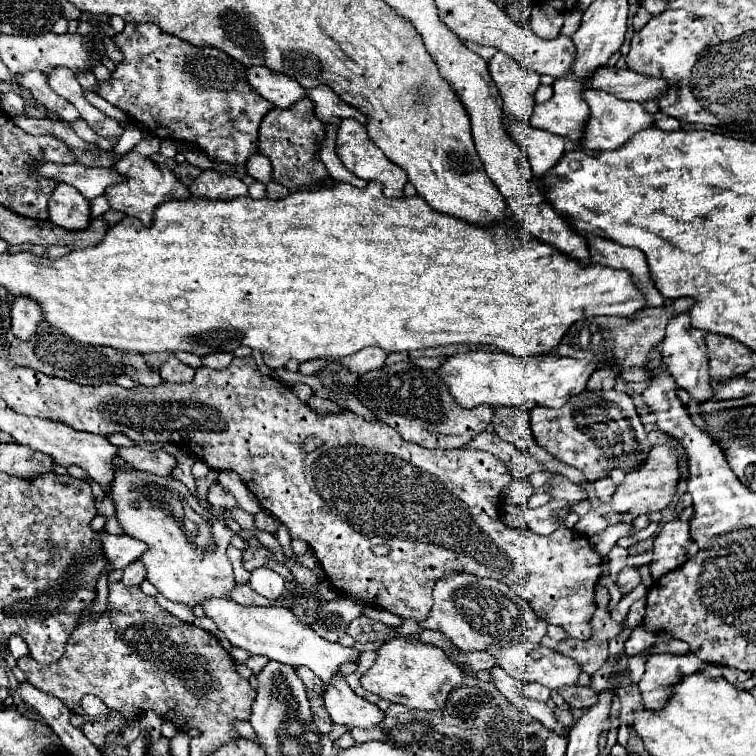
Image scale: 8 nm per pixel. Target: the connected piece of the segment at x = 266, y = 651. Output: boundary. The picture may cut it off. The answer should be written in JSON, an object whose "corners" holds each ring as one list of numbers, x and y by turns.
{"corners":[[206,598,200,602,200,606,204,614,216,622,218,630,224,632,224,636,232,642,232,646,246,648,250,654,262,654,282,664,306,666,314,674,318,674,318,678,322,678,324,682,330,682,332,674,338,672,340,664,350,660,356,662,360,656,354,648,344,648,336,642,328,642,320,638,314,630,300,624,296,616,290,614,288,608,282,608,282,606,268,606,268,608,242,606,228,598]]}

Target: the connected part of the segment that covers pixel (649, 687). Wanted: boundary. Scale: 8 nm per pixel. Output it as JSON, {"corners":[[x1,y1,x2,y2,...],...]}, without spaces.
{"corners":[[652,654,646,660,646,672,640,680,640,692,646,706,652,706,652,710,658,710,664,706,664,694,668,694,668,686,680,678,680,674,690,674,702,668,702,660,694,654]]}

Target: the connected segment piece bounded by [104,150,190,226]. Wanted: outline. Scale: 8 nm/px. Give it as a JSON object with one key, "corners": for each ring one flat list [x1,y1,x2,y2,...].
{"corners":[[130,150,128,154,124,154,120,158,120,162,114,162,112,166,114,172,118,172,120,176,124,176,122,182,118,184,112,184,108,186,108,190,104,192,110,208,114,210,120,210,128,216,134,216,138,218,144,226,150,226,150,220,152,220,152,212,158,204,166,202,166,200,172,200,176,196,176,200,184,200,190,196,188,188,182,186,176,176,162,164,154,164,150,158,138,158,138,154,134,150]]}

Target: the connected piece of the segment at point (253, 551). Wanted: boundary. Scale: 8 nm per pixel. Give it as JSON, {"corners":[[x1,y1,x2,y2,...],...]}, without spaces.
{"corners":[[246,548,244,550,244,568,254,570,268,564,268,552,264,548]]}

